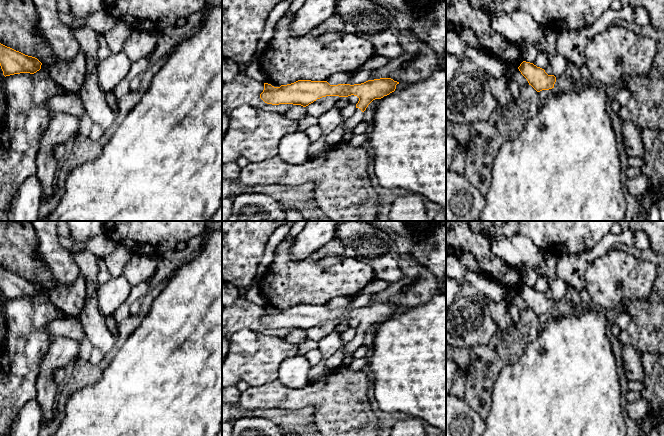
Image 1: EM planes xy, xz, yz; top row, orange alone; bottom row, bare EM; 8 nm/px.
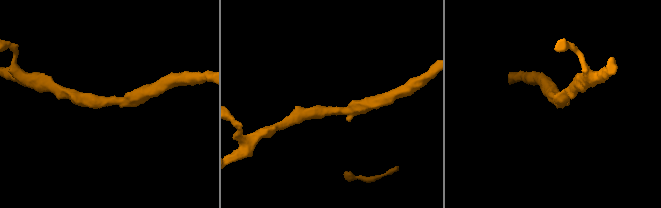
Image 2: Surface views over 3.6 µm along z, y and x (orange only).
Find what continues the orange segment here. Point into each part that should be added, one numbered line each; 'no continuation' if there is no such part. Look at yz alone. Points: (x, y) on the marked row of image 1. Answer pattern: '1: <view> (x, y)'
no continuation

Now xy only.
no continuation

